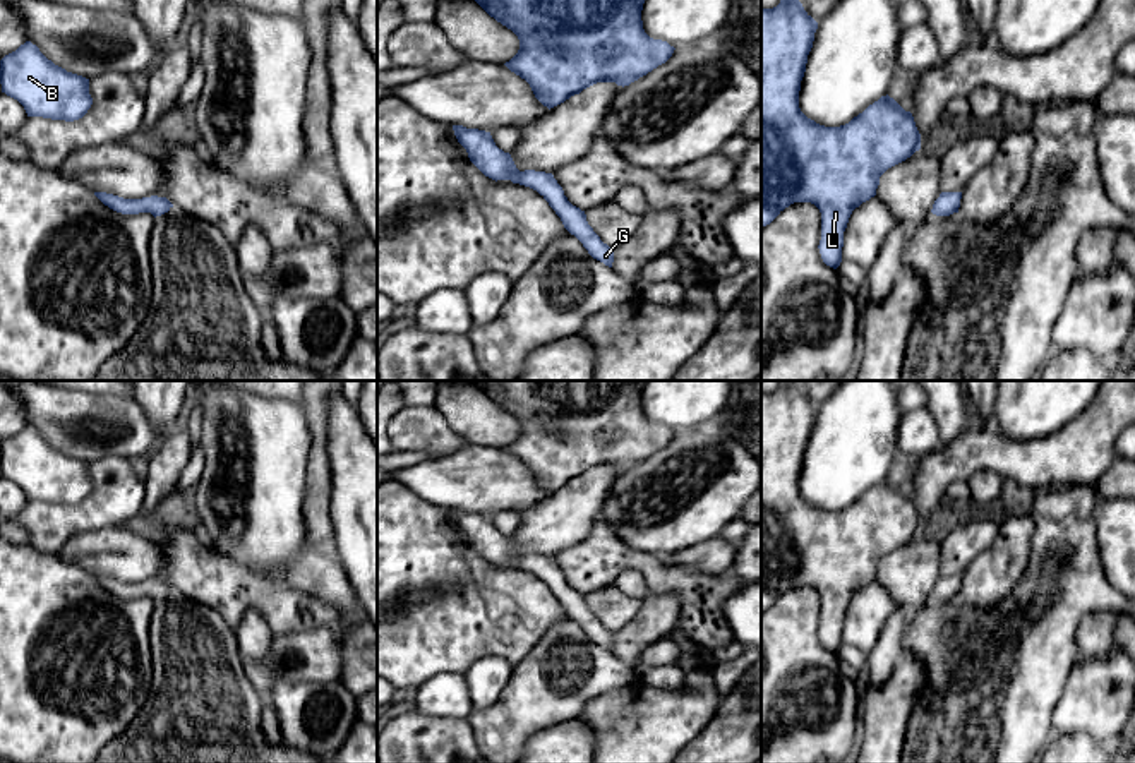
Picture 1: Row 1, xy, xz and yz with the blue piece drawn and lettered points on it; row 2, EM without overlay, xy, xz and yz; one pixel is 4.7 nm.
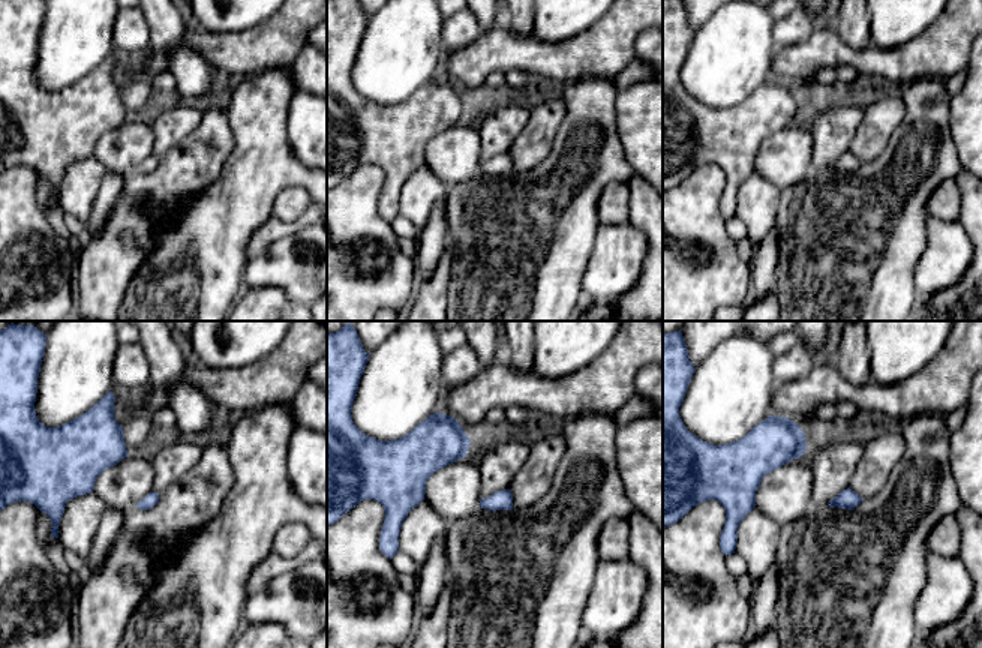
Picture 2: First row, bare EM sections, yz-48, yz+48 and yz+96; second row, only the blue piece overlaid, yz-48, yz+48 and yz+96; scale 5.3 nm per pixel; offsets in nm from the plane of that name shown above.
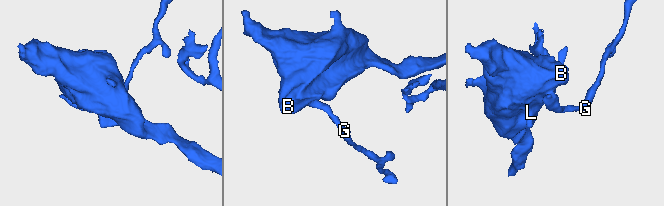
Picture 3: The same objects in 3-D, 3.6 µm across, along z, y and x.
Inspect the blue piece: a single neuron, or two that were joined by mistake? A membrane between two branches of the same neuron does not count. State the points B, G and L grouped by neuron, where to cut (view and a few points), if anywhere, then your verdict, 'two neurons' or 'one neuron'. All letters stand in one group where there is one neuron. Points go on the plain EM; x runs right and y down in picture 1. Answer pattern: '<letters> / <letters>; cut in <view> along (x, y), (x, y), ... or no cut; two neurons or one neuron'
B L / G; cut in yz along (959, 585), (942, 594), (933, 594); two neurons

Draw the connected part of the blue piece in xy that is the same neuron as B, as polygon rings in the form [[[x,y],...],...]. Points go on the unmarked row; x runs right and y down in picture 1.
[[[31,425],[0,444],[0,468],[2,477],[17,484],[27,501],[74,506],[82,502],[93,489],[89,463],[55,449]]]

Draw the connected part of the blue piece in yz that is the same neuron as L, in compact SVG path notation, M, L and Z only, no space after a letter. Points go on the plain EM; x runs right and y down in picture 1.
M782 382L773 393L761 393L761 610L770 609L794 586L811 586L821 597L820 638L826 650L842 646L844 616L856 592L876 580L880 561L921 533L921 518L910 496L893 482L881 480L862 497L840 511L825 511L808 502L799 492L801 465L813 432L818 406L804 394L799 382Z

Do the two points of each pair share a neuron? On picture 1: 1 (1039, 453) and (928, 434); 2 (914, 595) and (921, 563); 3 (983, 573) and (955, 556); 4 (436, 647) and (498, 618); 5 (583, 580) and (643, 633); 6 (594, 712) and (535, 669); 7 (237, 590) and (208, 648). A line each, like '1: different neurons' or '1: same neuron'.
1: different neurons
2: same neuron
3: different neurons
4: same neuron
5: different neurons
6: different neurons
7: different neurons

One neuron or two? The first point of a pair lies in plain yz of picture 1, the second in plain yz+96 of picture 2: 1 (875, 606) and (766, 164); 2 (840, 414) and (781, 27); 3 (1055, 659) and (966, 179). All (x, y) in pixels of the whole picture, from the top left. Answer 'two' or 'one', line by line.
1: two
2: two
3: two

